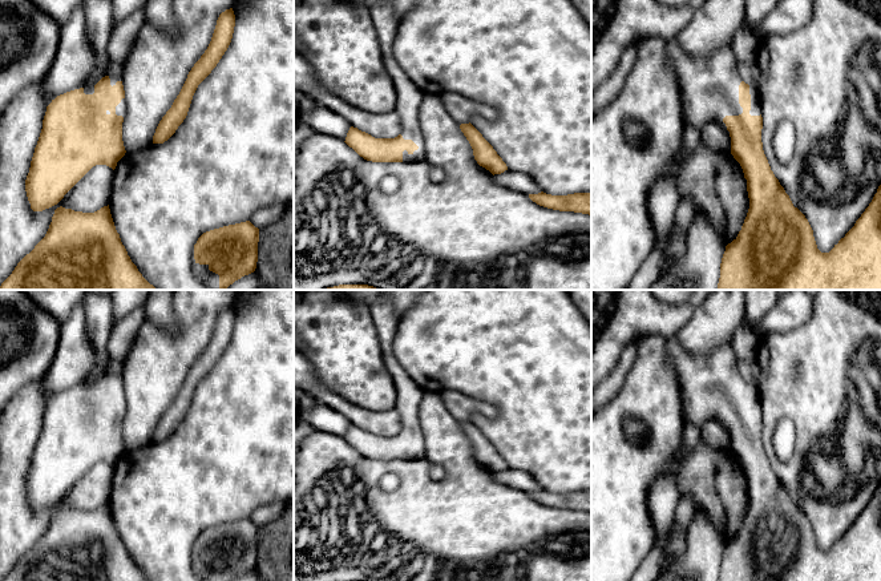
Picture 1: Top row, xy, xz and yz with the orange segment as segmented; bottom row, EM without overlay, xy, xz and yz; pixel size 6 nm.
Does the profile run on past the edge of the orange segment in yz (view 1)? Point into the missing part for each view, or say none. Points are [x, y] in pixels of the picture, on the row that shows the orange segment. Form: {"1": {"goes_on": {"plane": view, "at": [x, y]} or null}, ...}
{"1": {"goes_on": null}}

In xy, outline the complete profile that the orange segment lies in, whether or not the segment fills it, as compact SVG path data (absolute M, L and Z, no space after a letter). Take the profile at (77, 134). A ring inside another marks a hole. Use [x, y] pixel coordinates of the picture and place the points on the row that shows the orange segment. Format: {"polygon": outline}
{"polygon": "M105 76L94 85L93 94L85 94L84 88L74 89L47 106L25 179L33 211L57 205L93 166L116 169L126 153L124 117L116 114L122 98L122 81L112 86Z"}

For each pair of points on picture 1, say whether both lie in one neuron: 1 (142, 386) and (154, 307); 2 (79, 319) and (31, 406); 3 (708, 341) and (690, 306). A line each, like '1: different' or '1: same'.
1: different
2: different
3: different

